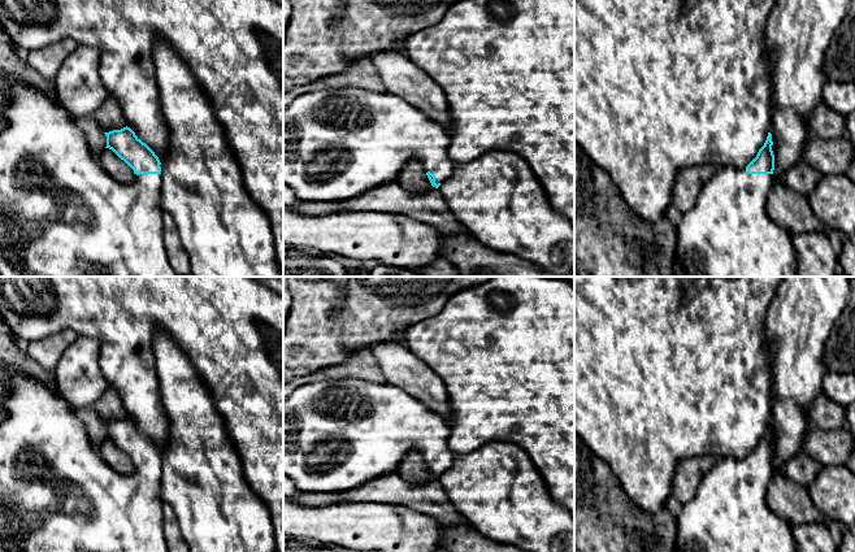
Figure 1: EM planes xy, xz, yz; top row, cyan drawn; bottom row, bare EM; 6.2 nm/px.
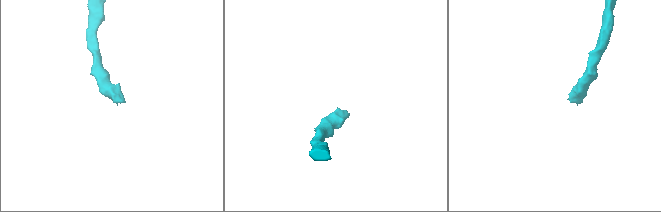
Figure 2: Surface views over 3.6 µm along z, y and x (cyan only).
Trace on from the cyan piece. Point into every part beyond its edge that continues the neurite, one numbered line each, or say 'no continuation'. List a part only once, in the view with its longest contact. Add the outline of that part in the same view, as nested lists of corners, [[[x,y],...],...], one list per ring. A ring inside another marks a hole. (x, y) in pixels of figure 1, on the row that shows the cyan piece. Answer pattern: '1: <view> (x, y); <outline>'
1: yz (728, 233); [[[746,168],[716,169],[677,227],[676,277],[795,277],[798,260],[793,236],[772,220],[767,209],[772,181],[772,174],[747,174]]]

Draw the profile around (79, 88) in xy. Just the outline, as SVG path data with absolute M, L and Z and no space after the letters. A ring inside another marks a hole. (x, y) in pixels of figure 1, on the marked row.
M78 45L64 61L55 81L60 104L75 117L96 157L107 147L107 136L97 127L94 114L110 97L101 82L99 64L96 48Z

